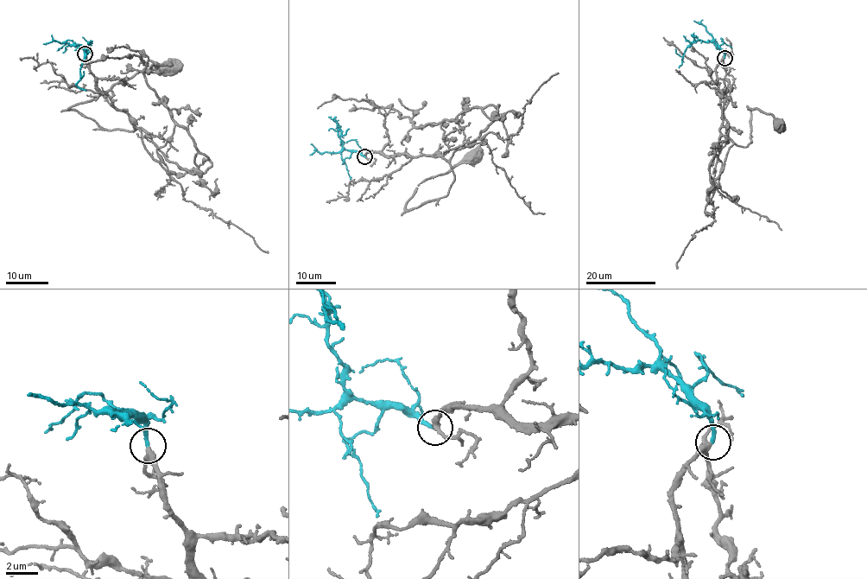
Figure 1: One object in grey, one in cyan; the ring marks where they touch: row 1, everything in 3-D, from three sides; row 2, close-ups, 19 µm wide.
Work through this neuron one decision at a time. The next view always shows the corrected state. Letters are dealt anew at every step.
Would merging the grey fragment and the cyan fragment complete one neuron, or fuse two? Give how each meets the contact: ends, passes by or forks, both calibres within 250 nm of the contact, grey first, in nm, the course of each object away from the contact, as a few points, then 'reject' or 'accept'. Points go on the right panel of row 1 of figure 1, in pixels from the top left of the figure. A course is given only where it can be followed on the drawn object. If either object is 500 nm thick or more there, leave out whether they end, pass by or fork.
grey passes by; cyan ends there; 300 nm thick on the grey side, 240 nm on the other; grey runs (724, 58), (716, 69), (728, 134), (723, 147), (713, 145), (714, 155), (724, 85), (663, 37); cyan runs (724, 58), (718, 46), (711, 41), (699, 40), (686, 47), (679, 67); accept

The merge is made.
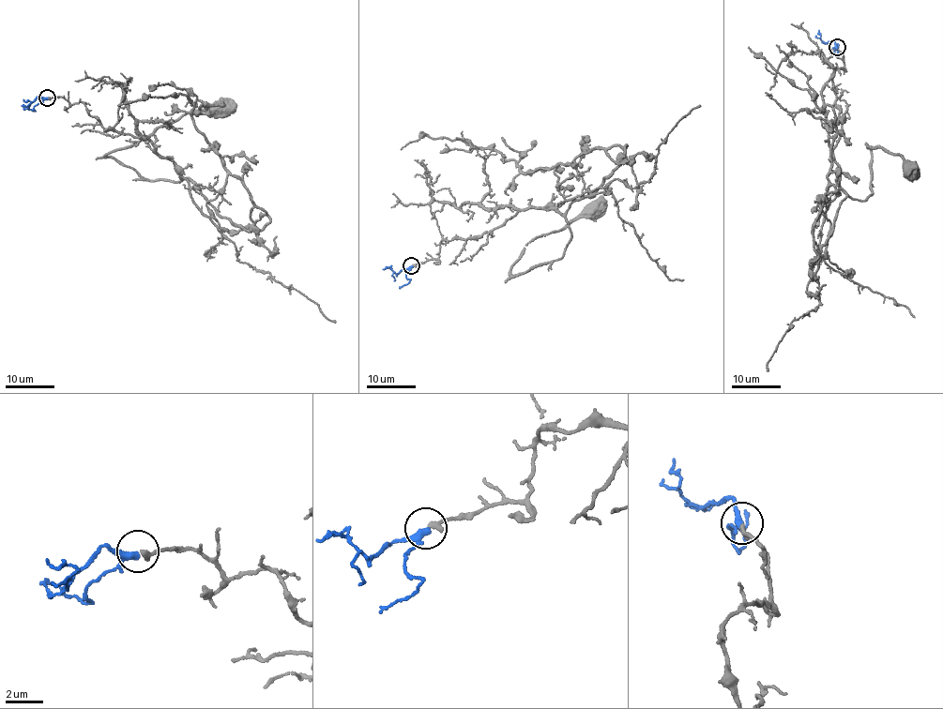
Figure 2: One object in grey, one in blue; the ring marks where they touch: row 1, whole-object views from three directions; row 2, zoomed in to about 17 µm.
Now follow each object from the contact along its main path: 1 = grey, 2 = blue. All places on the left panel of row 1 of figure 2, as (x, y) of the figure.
1: (48, 97), (82, 101), (190, 188), (224, 187), (196, 97), (118, 105)
2: (47, 98), (36, 98), (28, 106), (30, 102), (23, 98)

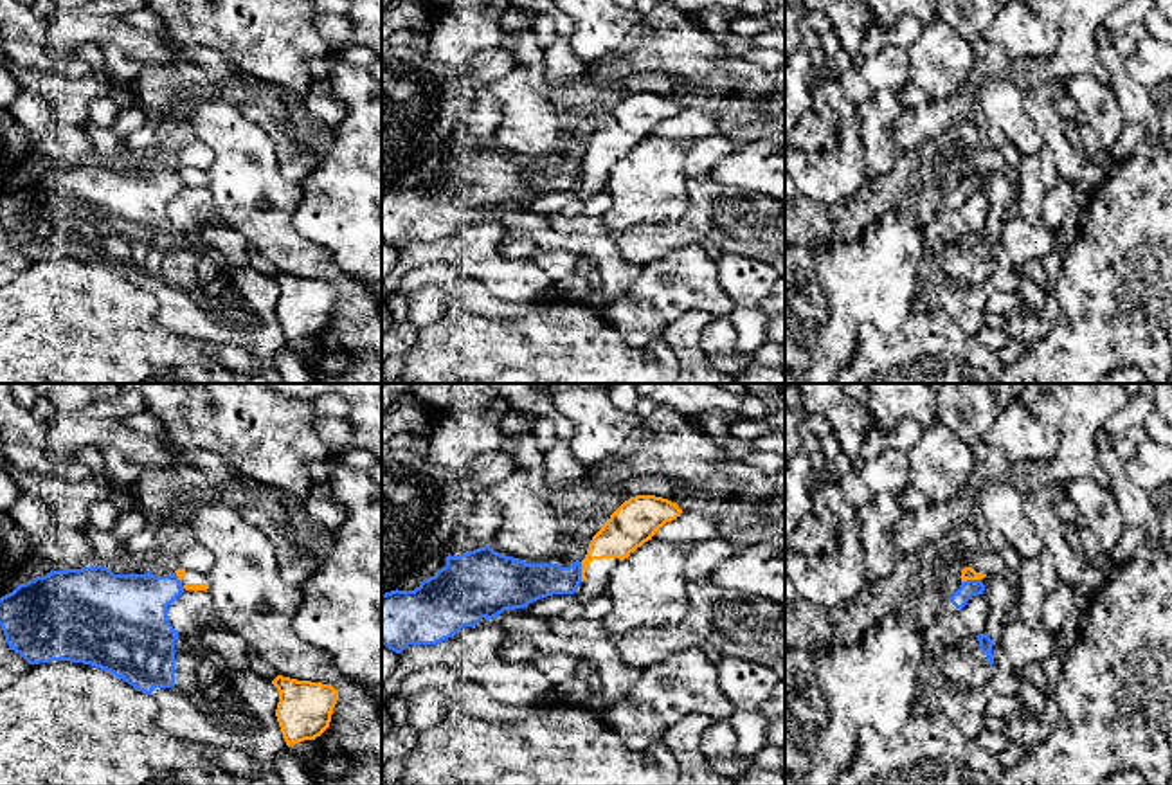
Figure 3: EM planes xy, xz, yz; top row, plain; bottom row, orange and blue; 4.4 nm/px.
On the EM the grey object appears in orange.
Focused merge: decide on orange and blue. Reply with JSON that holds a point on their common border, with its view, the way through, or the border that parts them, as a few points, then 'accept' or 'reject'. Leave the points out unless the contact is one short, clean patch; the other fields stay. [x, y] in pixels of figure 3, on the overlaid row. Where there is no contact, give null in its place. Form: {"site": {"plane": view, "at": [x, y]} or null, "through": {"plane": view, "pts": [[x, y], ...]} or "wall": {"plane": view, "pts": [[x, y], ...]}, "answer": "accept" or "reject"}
{"site": {"plane": "xz", "at": [582, 571]}, "wall": {"plane": "xz", "pts": [[580, 562], [582, 580]]}, "answer": "reject"}

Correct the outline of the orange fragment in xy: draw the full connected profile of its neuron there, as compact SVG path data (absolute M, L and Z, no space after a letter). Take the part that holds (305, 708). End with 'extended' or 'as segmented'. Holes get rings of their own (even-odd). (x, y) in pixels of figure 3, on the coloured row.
M277 675L272 684L279 691L275 717L288 747L315 740L329 727L338 700L338 691L331 684L283 675Z; as segmented

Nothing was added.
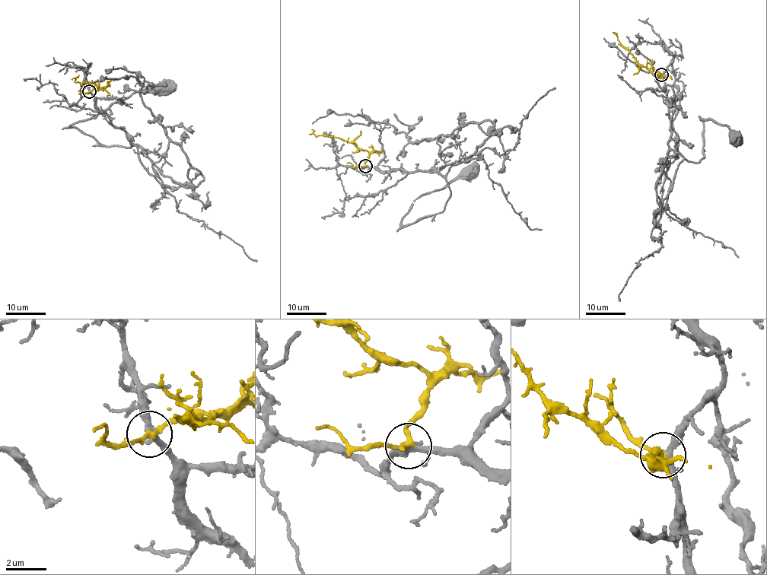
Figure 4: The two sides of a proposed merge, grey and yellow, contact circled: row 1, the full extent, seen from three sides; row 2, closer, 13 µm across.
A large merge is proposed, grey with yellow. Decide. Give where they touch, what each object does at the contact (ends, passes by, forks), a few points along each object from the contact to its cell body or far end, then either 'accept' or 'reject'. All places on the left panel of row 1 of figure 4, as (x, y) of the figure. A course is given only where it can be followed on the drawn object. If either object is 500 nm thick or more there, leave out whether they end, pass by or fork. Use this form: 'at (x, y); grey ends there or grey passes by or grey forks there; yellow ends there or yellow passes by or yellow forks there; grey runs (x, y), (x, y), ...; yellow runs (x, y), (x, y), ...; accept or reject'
at (89, 91); grey forks there; yellow passes by; grey runs (89, 91), (139, 152), (167, 151), (166, 131), (140, 96), (144, 78), (81, 85); yellow runs (89, 91), (102, 87), (98, 90), (87, 83), (81, 84), (74, 81), (74, 77), (71, 79); accept

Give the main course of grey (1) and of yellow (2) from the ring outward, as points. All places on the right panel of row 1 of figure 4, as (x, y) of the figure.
1: (662, 74), (678, 138), (676, 154), (672, 163), (661, 160), (662, 171), (674, 92), (603, 38)
2: (662, 74), (650, 71), (638, 64), (612, 32)

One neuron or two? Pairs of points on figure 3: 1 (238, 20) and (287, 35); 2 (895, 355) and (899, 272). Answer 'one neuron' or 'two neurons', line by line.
1: one neuron
2: two neurons

